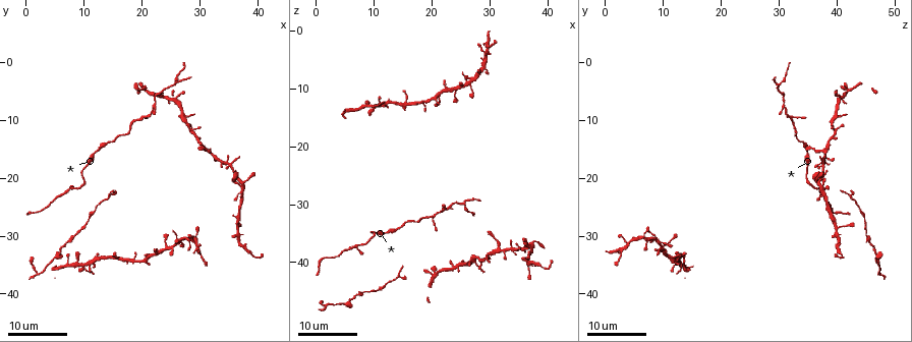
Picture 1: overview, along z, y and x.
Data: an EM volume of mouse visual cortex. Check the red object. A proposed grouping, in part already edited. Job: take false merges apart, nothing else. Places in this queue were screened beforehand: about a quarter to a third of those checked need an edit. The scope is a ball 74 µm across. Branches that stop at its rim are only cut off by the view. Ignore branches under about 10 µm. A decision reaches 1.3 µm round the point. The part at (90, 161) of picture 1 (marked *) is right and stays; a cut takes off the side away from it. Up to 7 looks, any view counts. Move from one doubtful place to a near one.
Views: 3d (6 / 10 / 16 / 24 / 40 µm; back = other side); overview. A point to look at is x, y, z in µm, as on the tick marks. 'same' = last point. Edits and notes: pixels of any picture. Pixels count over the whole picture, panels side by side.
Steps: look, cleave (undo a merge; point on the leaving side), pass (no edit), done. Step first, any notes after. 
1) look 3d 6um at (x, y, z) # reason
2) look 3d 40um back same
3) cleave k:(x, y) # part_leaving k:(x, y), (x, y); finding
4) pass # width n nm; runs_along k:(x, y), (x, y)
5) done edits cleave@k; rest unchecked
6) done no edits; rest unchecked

look 3d 16um at (5.5, 32.5, 46.5) # thick turns thin

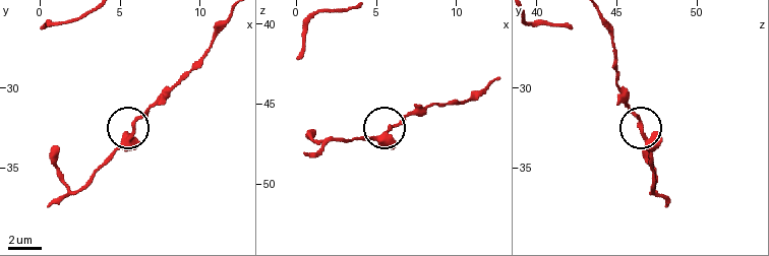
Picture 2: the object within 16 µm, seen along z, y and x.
look 3d 10um at (5.9, 32.9, 46.5)

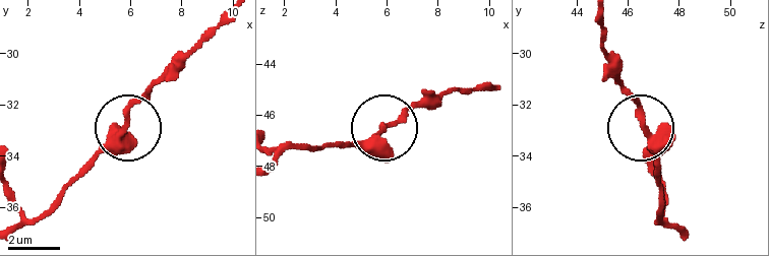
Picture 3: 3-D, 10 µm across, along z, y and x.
pass # continuous, no second neuron

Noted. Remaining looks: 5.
look 3d 16um at (20.5, 9.5, 32.0) # three arms meet

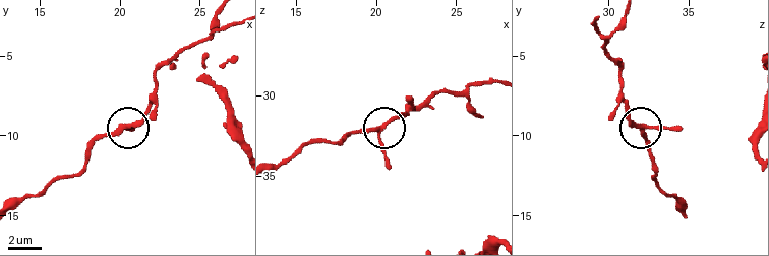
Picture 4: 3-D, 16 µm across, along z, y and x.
look 3d 10um at (20.2, 9.5, 32.3) # zoom in

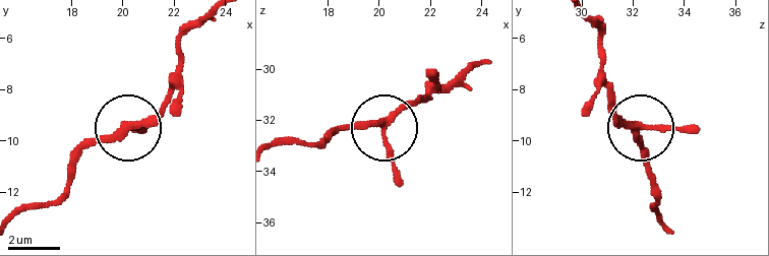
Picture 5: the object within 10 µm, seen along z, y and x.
pass # side_arm 14 um; runs_along 5:(16, 214), (56, 199), (82, 153), (141, 125), (179, 89); one neuron here

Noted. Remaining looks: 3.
look 3d 24um at (24.0, 6.5, 41.0) # four-way junction

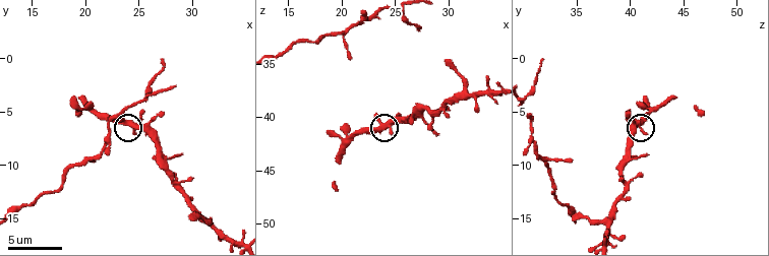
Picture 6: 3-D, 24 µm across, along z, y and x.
look 3d 6um at (24.0, 6.0, 41.0)

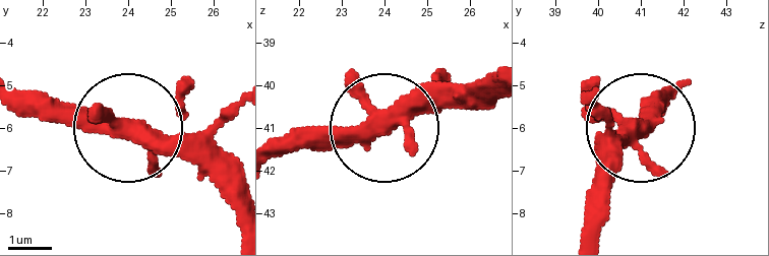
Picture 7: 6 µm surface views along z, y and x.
pass # arms 4; one neuron here

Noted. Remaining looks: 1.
done no edits; rest unchecked

